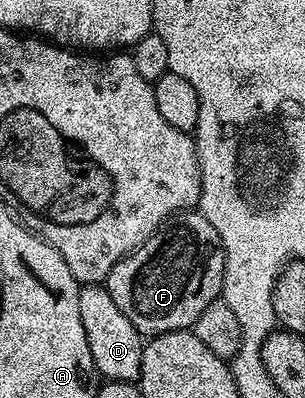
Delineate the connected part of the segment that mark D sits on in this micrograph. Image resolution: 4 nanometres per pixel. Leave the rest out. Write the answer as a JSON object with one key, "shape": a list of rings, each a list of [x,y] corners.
{"shape":[[[80,285],[77,309],[81,312],[81,324],[85,327],[85,340],[89,340],[89,352],[93,352],[93,364],[99,369],[100,375],[109,382],[135,382],[141,372],[141,356],[145,338],[129,320],[129,316],[125,316],[125,312],[121,312],[121,308],[113,304],[113,296],[109,296],[106,285]]]}

